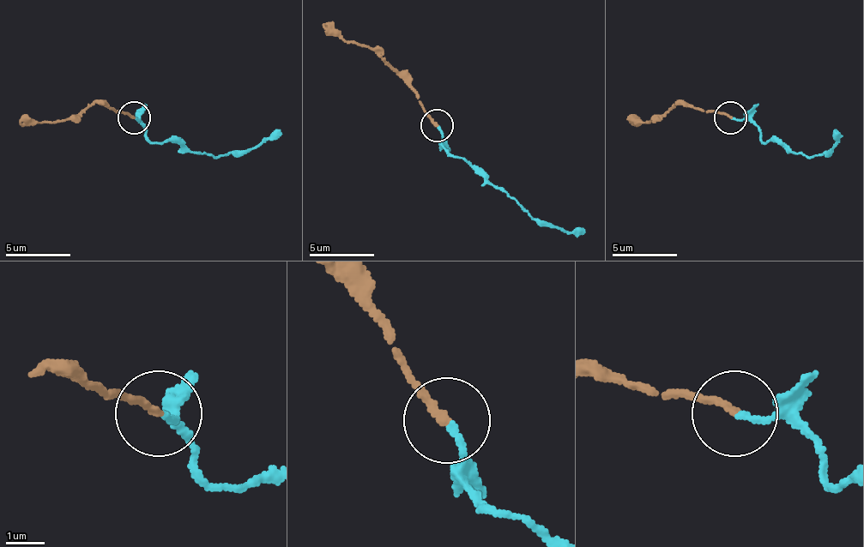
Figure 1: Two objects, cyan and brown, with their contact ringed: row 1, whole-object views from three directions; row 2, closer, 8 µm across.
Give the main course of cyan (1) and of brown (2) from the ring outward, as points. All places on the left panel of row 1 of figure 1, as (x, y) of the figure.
1: (135, 118), (137, 118), (151, 141), (183, 141), (219, 158), (264, 141), (280, 129)
2: (135, 118), (95, 105), (63, 122), (39, 122), (21, 115)

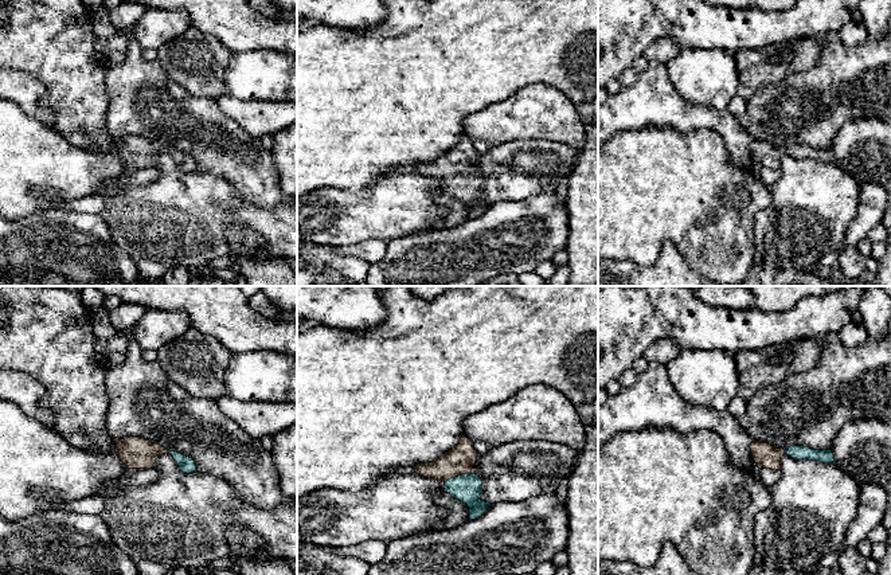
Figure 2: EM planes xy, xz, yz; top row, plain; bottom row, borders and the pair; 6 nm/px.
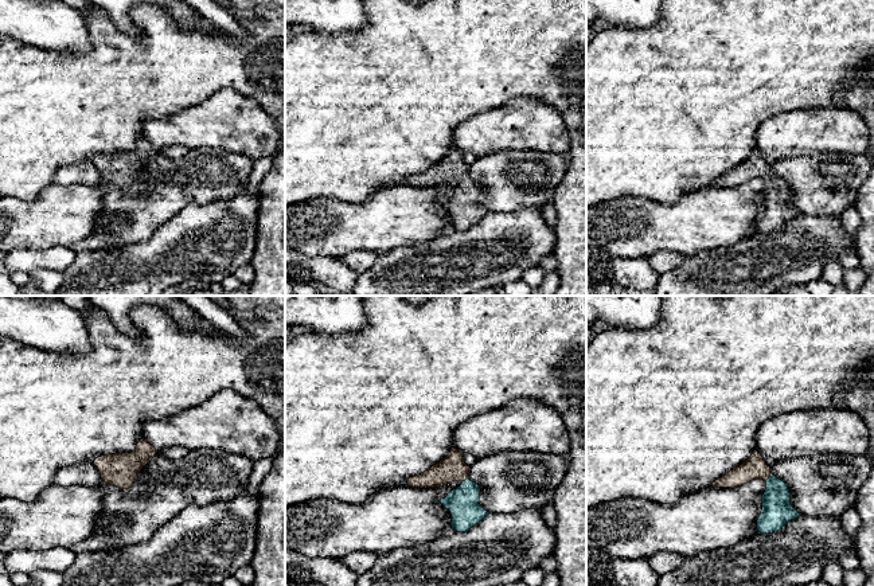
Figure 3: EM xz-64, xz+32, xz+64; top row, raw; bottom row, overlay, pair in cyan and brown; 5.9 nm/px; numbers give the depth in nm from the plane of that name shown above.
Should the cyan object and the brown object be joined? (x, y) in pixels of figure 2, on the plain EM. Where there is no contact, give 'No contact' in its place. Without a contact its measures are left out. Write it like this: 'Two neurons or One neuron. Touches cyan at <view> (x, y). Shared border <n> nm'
One neuron. Touches cyan at xz (458, 175). Shared border 170 nm

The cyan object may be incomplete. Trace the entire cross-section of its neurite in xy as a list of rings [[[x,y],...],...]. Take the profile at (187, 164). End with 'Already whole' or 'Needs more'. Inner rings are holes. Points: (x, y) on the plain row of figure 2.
[[[168,149],[168,152],[173,156],[173,159],[177,161],[180,169],[183,172],[187,172],[187,173],[191,173],[194,171],[198,171],[196,168],[196,163],[192,157],[184,154],[184,153],[180,153],[177,150],[171,150]]]. Already whole

